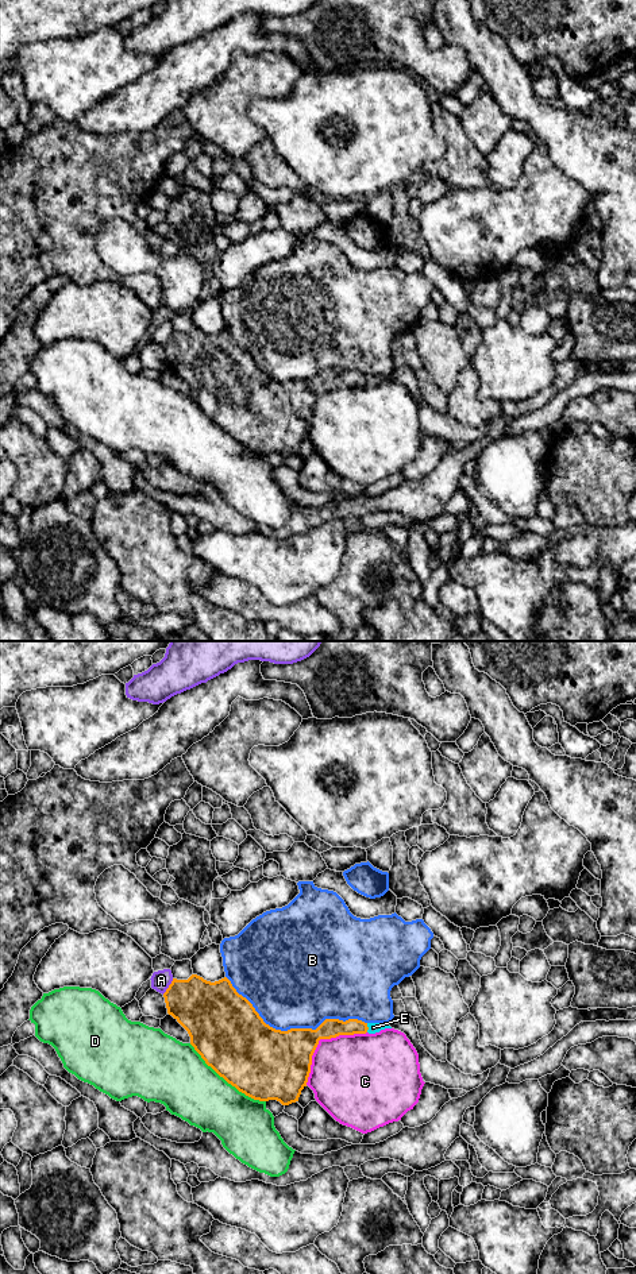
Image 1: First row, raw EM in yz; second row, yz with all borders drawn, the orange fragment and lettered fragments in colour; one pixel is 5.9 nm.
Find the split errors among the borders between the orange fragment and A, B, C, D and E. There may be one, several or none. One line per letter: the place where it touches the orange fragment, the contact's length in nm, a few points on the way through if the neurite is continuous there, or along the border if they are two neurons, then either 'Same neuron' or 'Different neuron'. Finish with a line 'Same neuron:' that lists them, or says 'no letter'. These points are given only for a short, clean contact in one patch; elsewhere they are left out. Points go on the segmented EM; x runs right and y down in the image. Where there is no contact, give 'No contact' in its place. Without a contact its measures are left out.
A: Touches orange at yz (169, 987). Shared border 120 nm. Different neuron
B: Touches orange at yz (292, 1029). Shared border 900 nm. Different neuron
C: Touches orange at yz (320, 1038). Shared border 480 nm. Different neuron
D: Touches orange at yz (226, 1080). Shared border 550 nm. Different neuron
E: Touches orange at yz (367, 1027). Shared border 60 nm. Same neuron
Same neuron: E

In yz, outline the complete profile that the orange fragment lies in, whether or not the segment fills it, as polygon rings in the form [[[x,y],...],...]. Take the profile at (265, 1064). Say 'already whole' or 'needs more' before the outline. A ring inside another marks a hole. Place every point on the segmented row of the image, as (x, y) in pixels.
needs more; [[[197,974],[188,980],[173,978],[163,997],[167,1014],[188,1031],[190,1045],[208,1066],[246,1096],[259,1101],[277,1100],[282,1105],[298,1101],[301,1090],[307,1086],[312,1055],[320,1039],[375,1034],[392,1028],[389,1023],[325,1019],[316,1030],[275,1030],[263,1022],[253,1004],[236,992],[227,977],[215,982]]]

